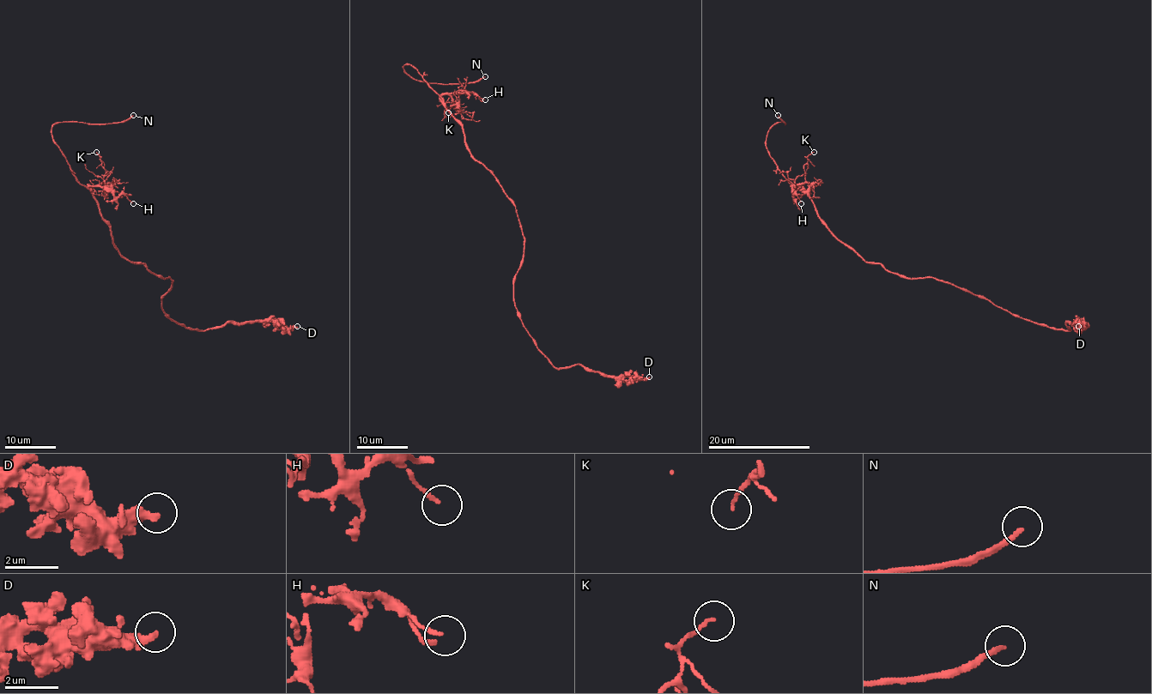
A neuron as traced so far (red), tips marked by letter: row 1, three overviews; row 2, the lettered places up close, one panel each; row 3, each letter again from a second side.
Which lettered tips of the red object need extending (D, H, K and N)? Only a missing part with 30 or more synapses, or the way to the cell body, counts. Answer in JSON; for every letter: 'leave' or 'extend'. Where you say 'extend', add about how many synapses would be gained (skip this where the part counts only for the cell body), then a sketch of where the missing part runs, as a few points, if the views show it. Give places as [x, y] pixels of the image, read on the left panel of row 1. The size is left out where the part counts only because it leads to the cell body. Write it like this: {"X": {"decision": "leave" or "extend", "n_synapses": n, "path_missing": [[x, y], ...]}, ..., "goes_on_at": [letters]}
{"D": {"decision": "leave"}, "H": {"decision": "leave"}, "K": {"decision": "leave"}, "N": {"decision": "extend", "path_missing": [[133, 115], [158, 90]]}, "goes_on_at": ["N"]}

